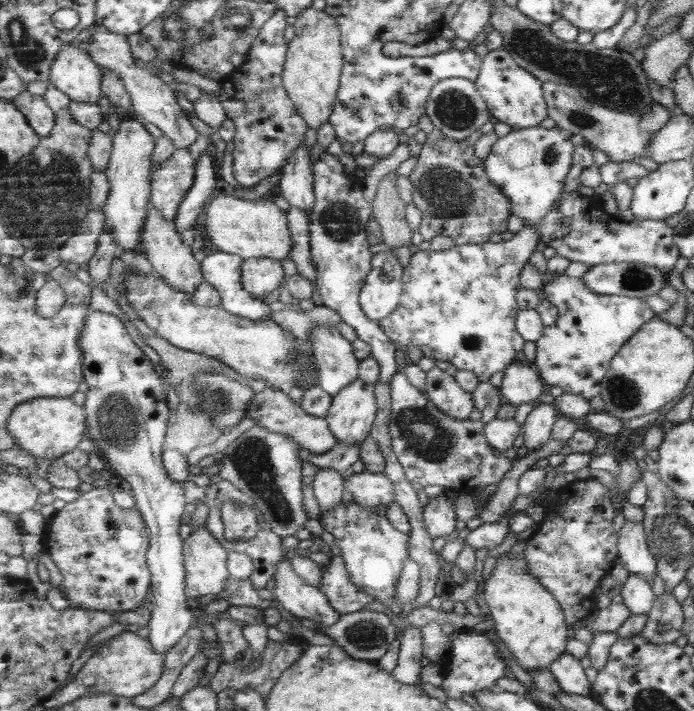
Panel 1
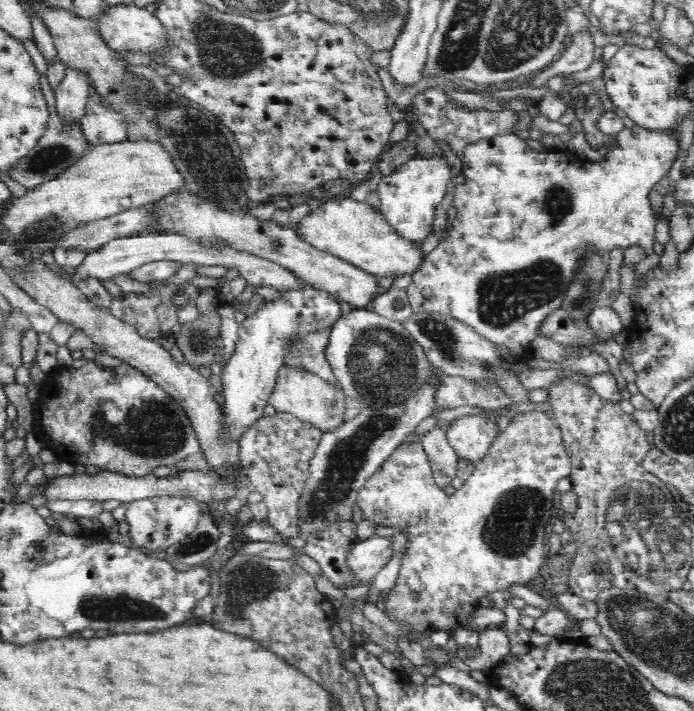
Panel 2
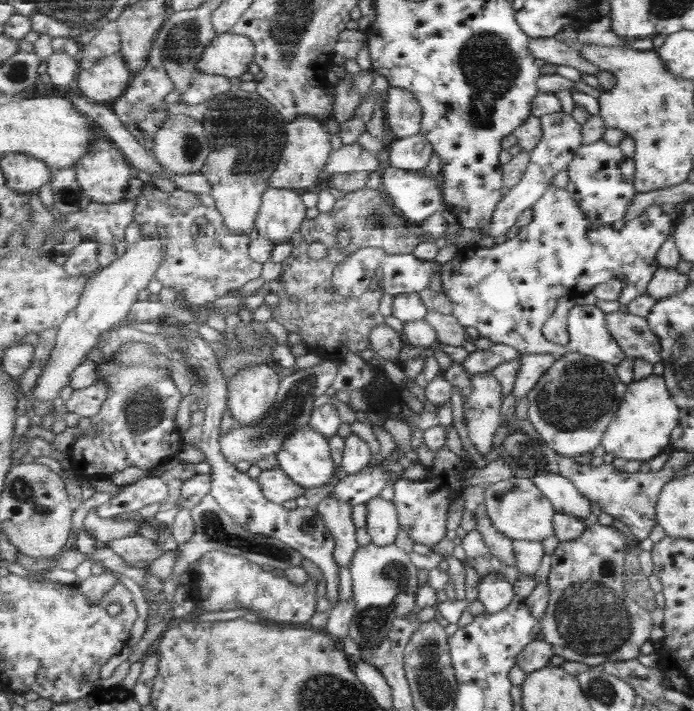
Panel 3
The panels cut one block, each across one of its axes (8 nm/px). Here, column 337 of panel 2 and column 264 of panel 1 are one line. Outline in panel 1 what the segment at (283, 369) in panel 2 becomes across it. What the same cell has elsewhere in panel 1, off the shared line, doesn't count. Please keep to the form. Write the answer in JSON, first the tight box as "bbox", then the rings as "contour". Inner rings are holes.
{"bbox":[247,385,339,454],"contour":[[[268,385],[263,391],[254,393],[251,405],[247,407],[247,417],[271,432],[291,436],[299,447],[307,448],[314,454],[326,454],[327,451],[339,444],[339,438],[335,436],[325,417],[313,416],[311,413],[305,412],[301,404],[293,402],[293,398],[288,393],[285,394],[281,389],[275,389]]]}

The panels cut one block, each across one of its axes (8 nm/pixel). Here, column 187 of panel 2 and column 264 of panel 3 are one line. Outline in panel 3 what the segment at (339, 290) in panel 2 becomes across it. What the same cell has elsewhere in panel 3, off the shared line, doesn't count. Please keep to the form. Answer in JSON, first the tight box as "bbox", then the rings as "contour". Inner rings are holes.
{"bbox":[256,187,307,244],"contour":[[[269,187],[256,220],[258,235],[276,244],[291,240],[302,228],[307,209],[295,189]]]}

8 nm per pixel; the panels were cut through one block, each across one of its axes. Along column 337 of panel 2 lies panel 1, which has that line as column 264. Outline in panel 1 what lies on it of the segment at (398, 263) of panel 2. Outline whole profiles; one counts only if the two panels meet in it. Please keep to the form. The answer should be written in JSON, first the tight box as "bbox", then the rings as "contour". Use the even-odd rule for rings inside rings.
{"bbox":[203,190,292,261],"contour":[[[225,190],[215,194],[205,208],[205,227],[203,235],[208,238],[211,245],[217,247],[218,251],[237,254],[245,259],[273,258],[279,261],[290,259],[292,248],[291,232],[288,214],[285,213],[276,202],[271,202],[267,197],[260,200],[248,200],[246,197],[240,198],[236,190]]]}

